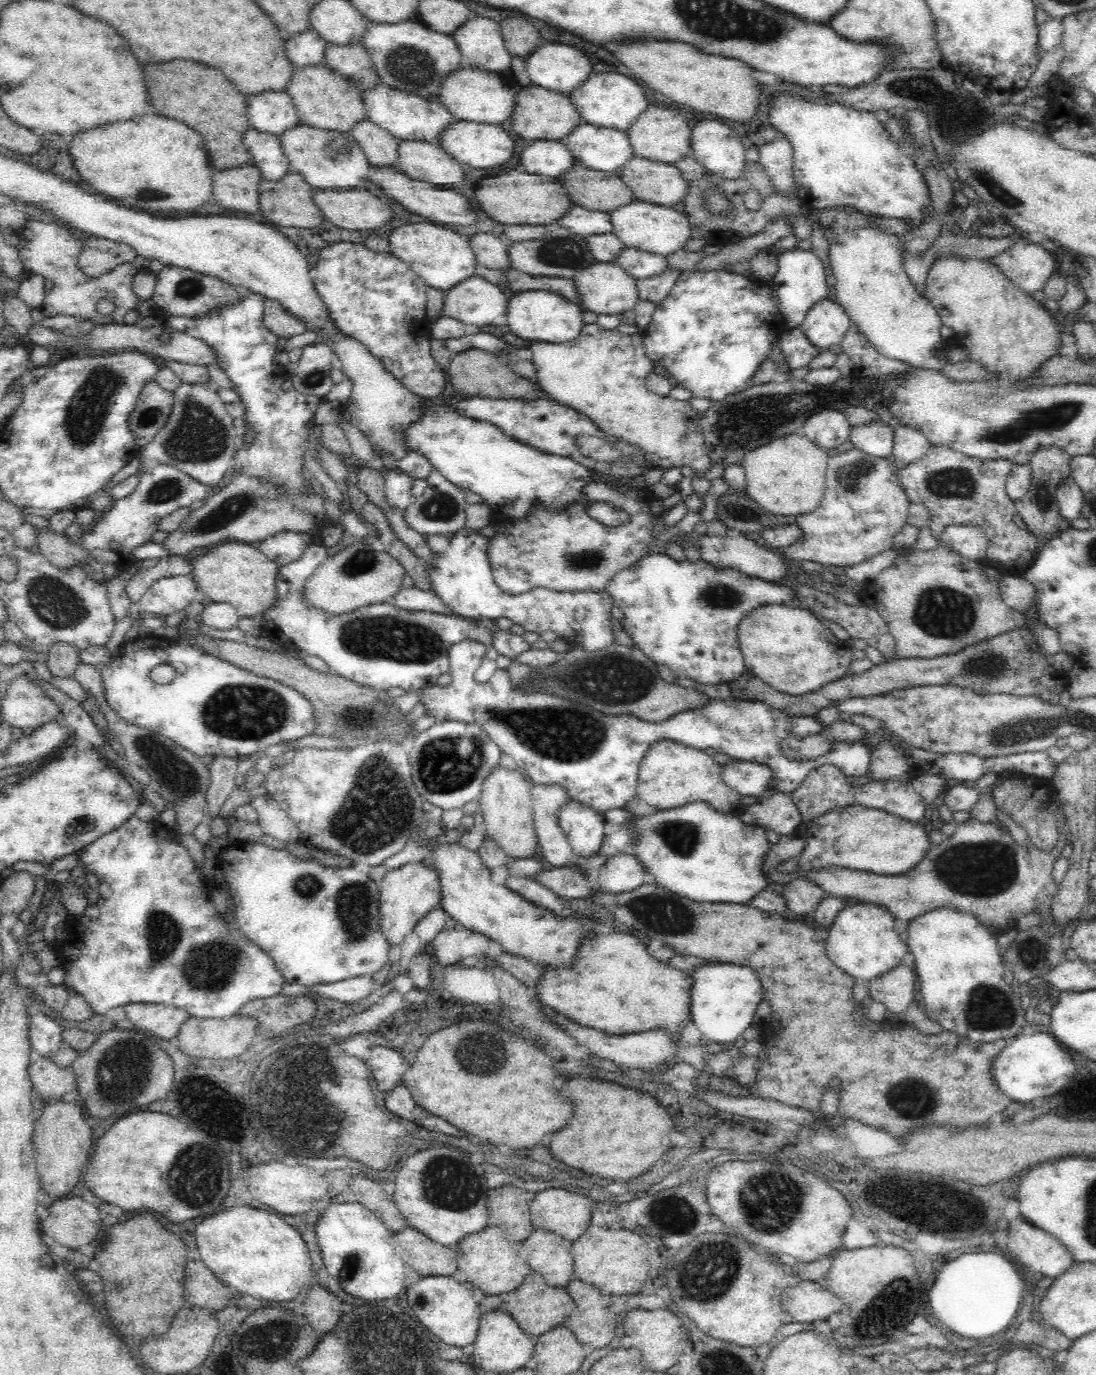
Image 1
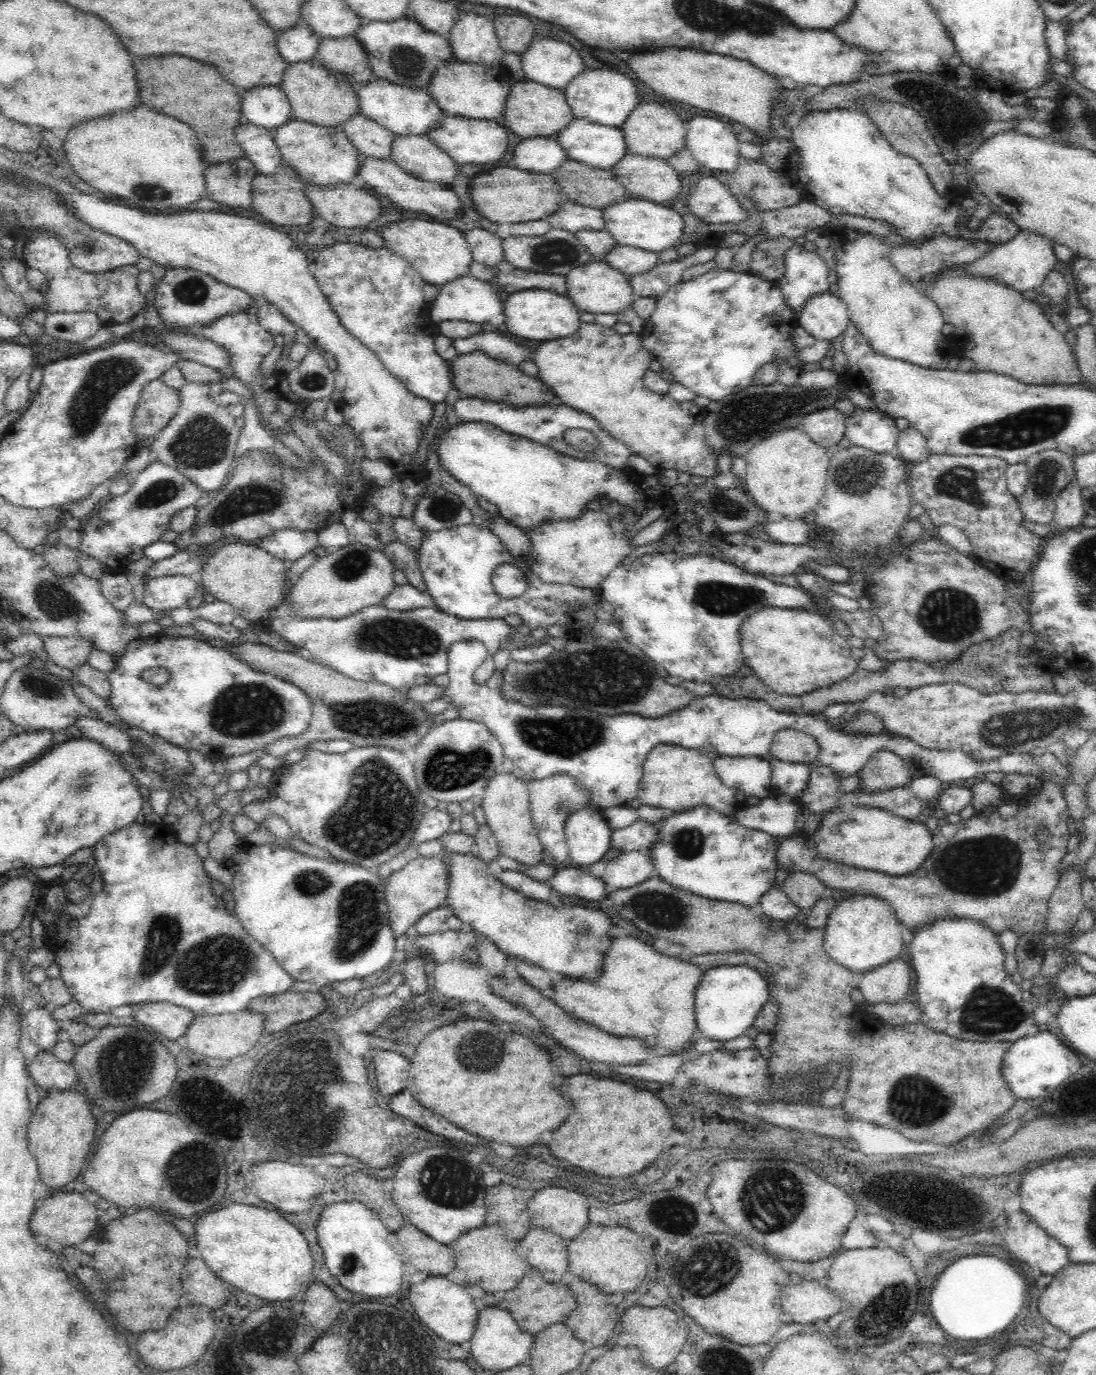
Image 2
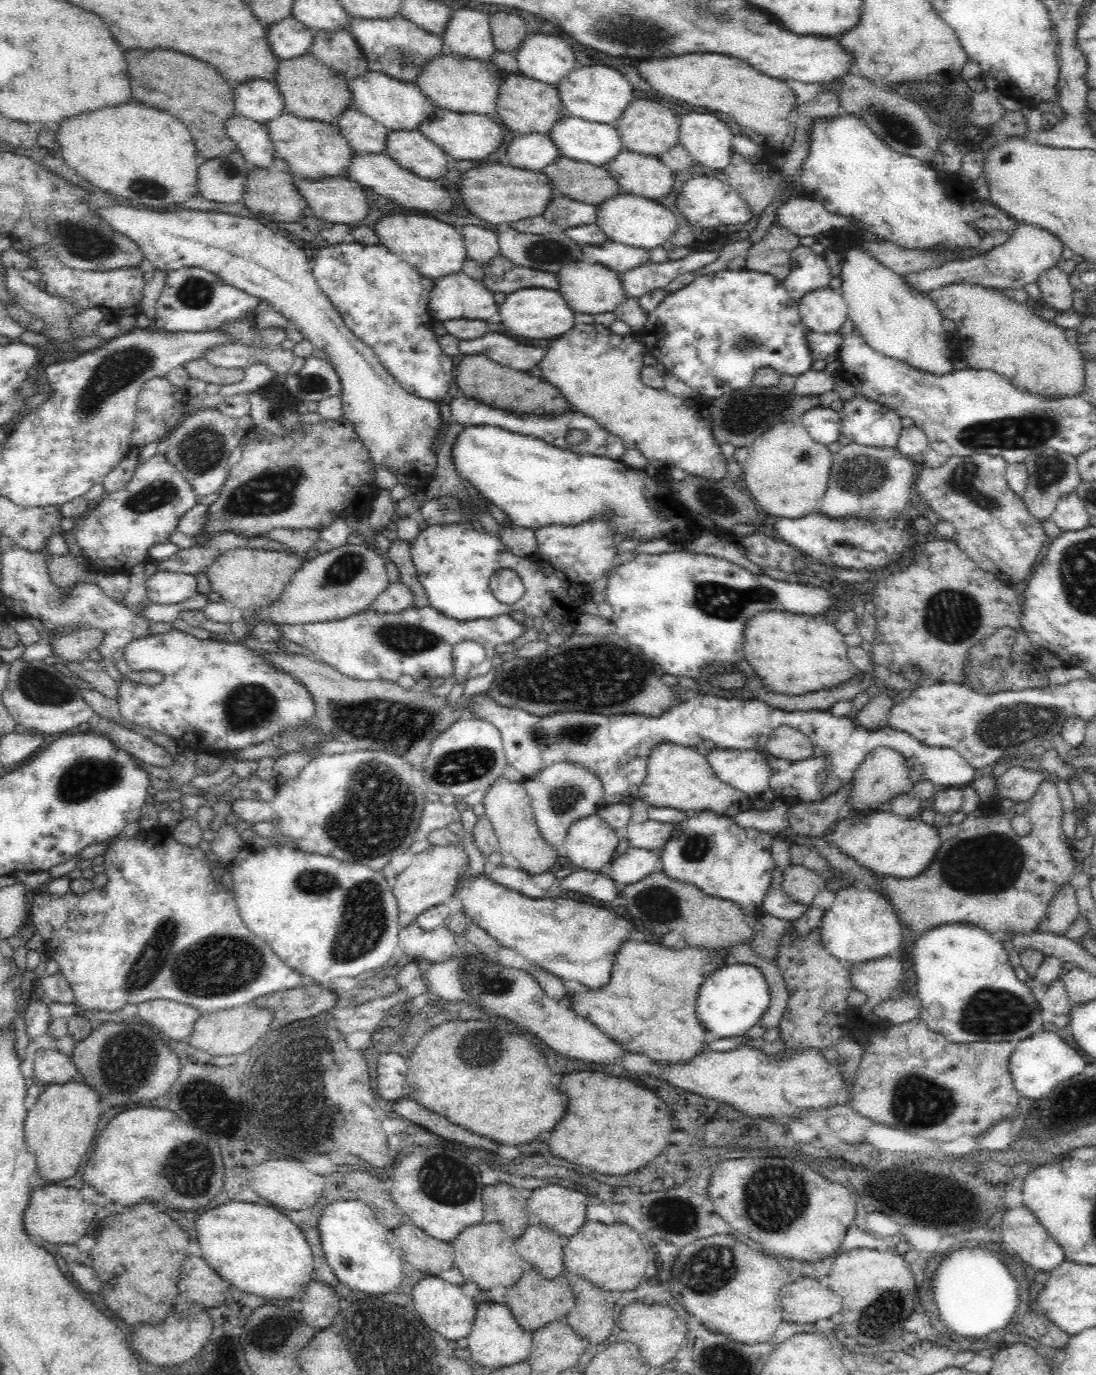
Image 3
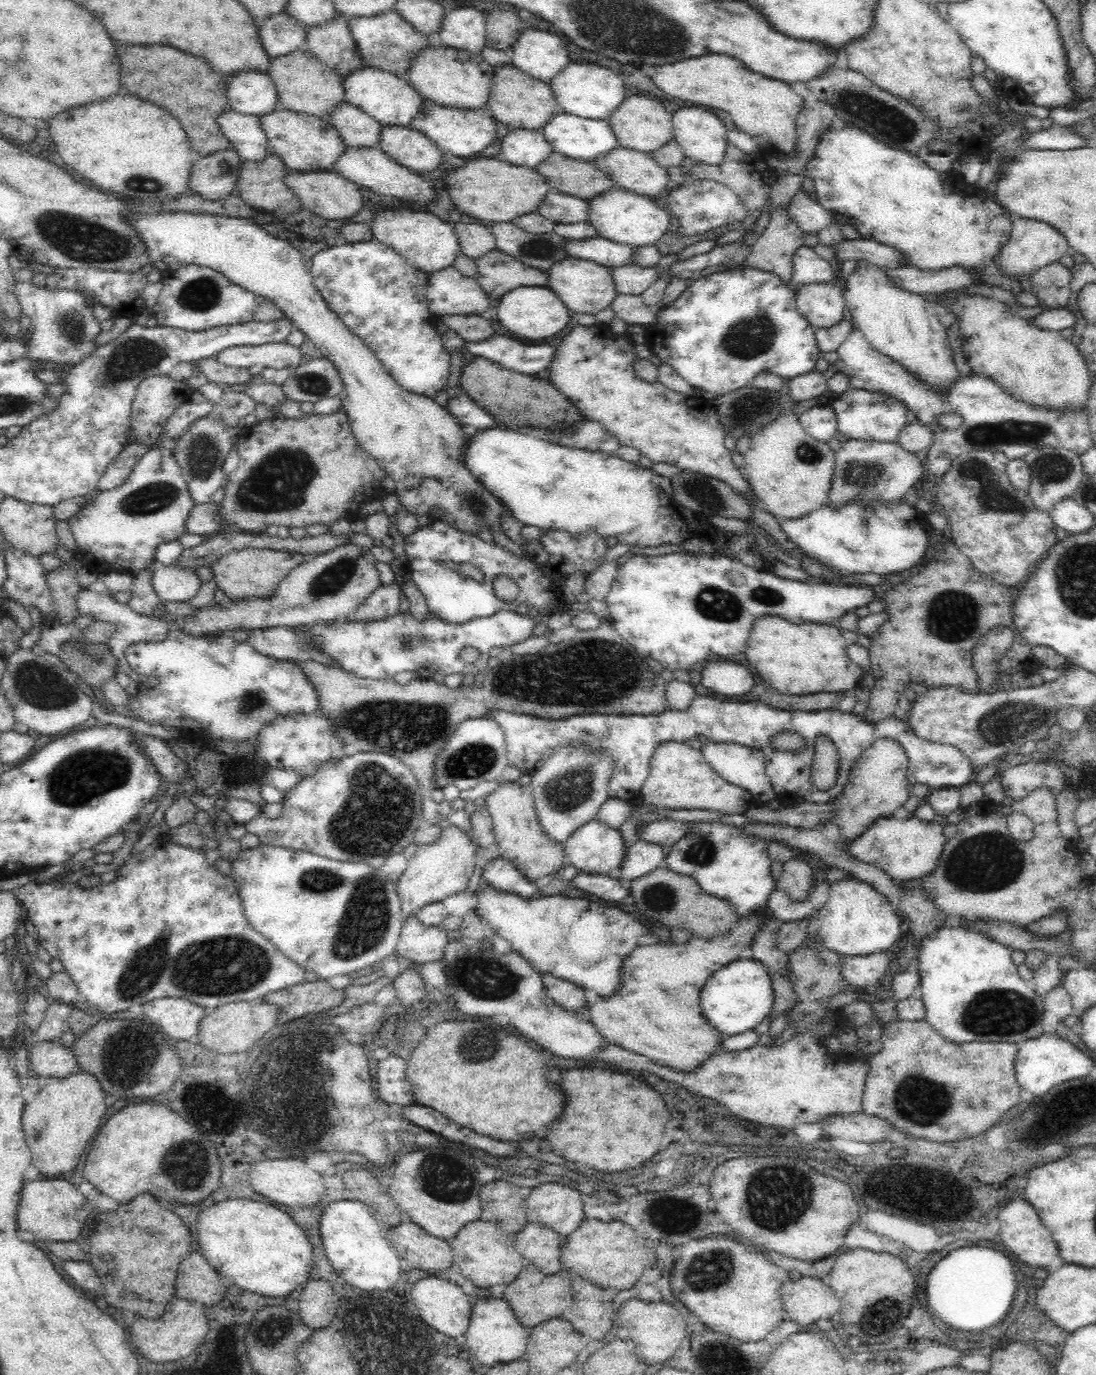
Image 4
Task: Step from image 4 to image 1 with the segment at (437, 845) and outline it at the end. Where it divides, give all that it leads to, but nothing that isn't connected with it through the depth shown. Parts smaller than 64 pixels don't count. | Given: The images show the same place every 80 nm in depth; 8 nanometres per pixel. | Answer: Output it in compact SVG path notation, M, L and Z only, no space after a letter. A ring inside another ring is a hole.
M416 861L388 870L379 882L380 931L390 946L400 945L425 914L439 907L441 889L438 873L434 867Z

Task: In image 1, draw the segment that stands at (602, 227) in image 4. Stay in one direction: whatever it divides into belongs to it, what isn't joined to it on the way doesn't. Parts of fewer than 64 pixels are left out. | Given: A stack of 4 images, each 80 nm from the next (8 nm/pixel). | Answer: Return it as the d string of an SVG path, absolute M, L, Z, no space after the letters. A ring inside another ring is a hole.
M635 199L622 208L611 213L611 230L626 247L648 251L667 257L677 250L686 248L690 240L691 224L682 212L666 205L657 205L650 201L642 202Z

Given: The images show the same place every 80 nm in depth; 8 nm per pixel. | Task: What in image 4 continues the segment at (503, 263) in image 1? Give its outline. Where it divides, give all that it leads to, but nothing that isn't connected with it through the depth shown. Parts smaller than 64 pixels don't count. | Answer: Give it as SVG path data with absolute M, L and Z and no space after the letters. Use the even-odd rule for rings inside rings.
M464 222L452 225L460 243L461 253L468 258L476 260L497 248L495 236L488 226Z

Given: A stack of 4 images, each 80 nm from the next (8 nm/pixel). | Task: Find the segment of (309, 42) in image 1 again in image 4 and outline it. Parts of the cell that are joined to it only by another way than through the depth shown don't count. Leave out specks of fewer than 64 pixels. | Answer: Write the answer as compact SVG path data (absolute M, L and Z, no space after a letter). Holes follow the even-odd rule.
M288 13L267 18L258 27L262 46L272 59L306 47L306 26Z

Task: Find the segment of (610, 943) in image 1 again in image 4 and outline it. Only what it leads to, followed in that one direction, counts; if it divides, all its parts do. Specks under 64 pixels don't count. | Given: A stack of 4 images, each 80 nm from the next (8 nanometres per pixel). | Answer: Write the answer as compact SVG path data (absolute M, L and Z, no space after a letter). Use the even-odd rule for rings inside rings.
M764 912L764 914L758 914L756 916L749 916L747 918L741 918L740 922L738 922L738 924L736 924L736 926L734 926L734 928L732 928L732 930L730 930L727 935L720 935L719 937L714 937L713 939L710 939L709 941L708 941L708 939L704 939L702 937L692 937L688 942L685 942L684 944L680 944L680 945L646 944L646 945L636 946L636 948L634 948L634 950L632 950L631 954L628 954L628 957L624 958L624 961L622 962L622 966L620 966L620 986L616 986L616 992L614 992L614 994L608 994L608 996L599 996L594 1002L586 1001L586 1006L584 1006L584 1009L589 1011L590 1022L598 1030L598 1033L600 1033L605 1038L606 1042L608 1042L608 1043L612 1043L612 1044L621 1046L622 1048L624 1048L626 1050L629 1050L629 1051L635 1052L636 1054L648 1057L650 1060L654 1060L654 1062L656 1064L660 1064L662 1066L672 1067L672 1068L675 1068L676 1070L683 1070L684 1072L688 1072L688 1070L694 1070L694 1068L696 1068L696 1066L700 1066L700 1062L704 1062L704 1060L706 1058L708 1058L708 1056L710 1056L710 1054L714 1054L715 1052L717 1052L718 1046L720 1046L720 1038L722 1037L720 1032L717 1032L708 1023L708 1021L706 1021L706 1019L704 1019L704 1017L702 1016L702 1013L700 1012L700 1003L699 1003L700 992L701 992L702 988L704 987L705 982L708 980L708 978L710 978L710 976L712 976L713 973L715 973L717 970L720 970L720 968L722 968L724 965L729 964L730 962L739 960L740 954L742 954L742 951L745 948L750 947L750 944L752 944L752 940L754 940L754 934L756 934L756 932L758 932L758 930L760 929L760 926L763 924L763 921L765 920L764 916L766 916L765 915L766 913L768 913L768 912Z

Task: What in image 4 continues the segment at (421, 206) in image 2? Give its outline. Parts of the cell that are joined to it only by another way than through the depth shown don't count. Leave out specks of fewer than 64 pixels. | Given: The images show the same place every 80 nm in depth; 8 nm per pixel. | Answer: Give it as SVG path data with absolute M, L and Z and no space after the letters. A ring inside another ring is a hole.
M378 146L374 148L348 147L344 151L343 157L340 157L339 161L335 164L333 170L359 187L366 186L366 189L372 190L376 194L392 196L392 198L399 198L404 202L430 204L438 202L439 199L430 182L422 180L418 174L414 174L409 168L398 164Z

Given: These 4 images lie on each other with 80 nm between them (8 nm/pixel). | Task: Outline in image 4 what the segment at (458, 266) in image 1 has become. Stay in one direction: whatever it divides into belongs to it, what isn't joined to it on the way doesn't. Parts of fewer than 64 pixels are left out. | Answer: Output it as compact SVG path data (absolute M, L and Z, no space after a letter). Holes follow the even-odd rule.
M406 208L380 210L372 220L372 232L374 239L395 250L408 265L429 274L452 267L461 253L453 225L430 212L413 212Z

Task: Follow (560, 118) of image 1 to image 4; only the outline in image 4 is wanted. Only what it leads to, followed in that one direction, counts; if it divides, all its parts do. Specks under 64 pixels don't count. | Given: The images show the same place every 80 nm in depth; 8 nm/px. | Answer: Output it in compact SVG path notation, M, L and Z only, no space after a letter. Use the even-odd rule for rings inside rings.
M502 66L495 70L495 82L491 88L489 101L486 109L493 115L497 121L504 123L510 130L543 130L544 125L560 110L556 102L552 87L549 83L544 83L512 66Z

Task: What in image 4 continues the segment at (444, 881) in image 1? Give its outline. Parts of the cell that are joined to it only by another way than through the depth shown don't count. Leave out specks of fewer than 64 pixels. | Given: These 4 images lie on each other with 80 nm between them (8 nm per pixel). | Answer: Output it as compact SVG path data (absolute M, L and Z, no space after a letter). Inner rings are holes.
M490 884L480 886L477 895L476 913L488 923L488 931L508 940L512 950L539 965L543 972L595 990L599 996L616 992L624 958L638 946L636 938L648 934L648 928L644 928L632 912L607 908L582 898L561 895L528 899L498 891Z

